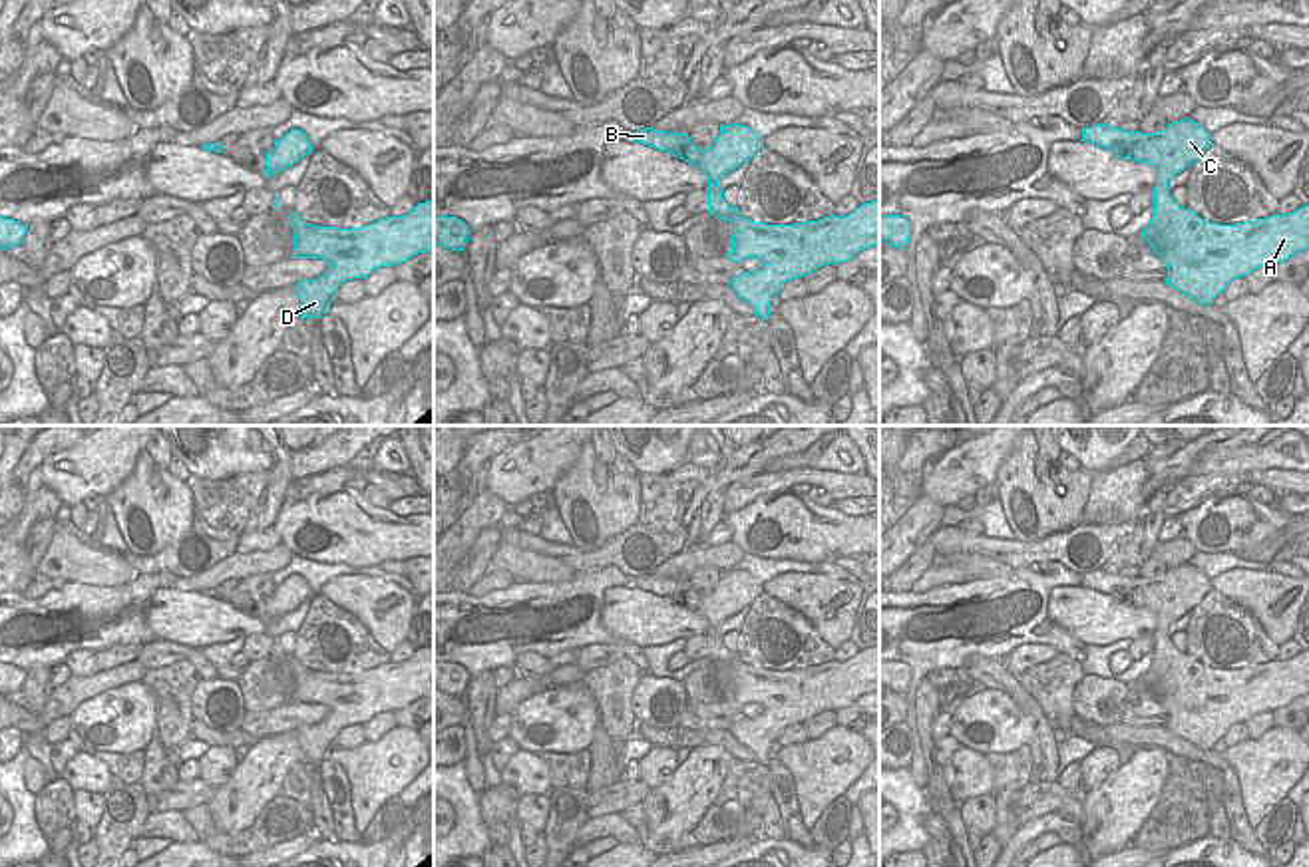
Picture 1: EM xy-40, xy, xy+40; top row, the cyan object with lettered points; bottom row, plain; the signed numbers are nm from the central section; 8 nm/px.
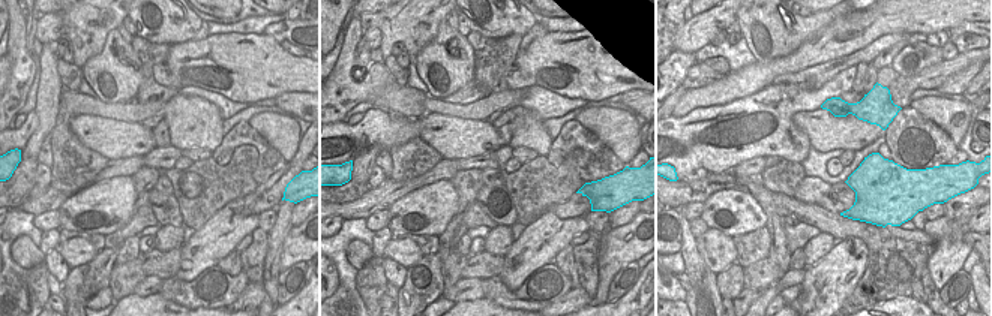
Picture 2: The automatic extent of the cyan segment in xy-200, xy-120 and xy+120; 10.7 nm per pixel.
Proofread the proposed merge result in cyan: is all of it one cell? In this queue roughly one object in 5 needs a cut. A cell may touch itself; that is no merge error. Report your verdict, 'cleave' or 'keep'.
keep

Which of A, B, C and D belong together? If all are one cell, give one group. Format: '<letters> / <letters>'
A B C D

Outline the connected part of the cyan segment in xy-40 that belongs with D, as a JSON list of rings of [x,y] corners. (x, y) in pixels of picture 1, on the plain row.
[[[434,644],[418,648],[404,662],[386,662],[360,674],[318,672],[288,660],[294,678],[292,704],[322,704],[330,714],[292,732],[302,750],[300,764],[320,764],[338,732],[366,724],[380,712],[394,712],[418,698],[434,696]]]

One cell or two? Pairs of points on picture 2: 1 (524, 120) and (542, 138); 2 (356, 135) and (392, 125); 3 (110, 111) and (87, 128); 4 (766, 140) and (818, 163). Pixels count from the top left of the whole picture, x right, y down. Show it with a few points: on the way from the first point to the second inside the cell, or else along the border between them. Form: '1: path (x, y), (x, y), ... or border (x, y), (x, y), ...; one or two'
1: path (529, 125), (538, 134); one
2: path (365, 135), (375, 129), (383, 129); one
3: border (72, 116), (102, 116), (137, 123); two
4: border (811, 147), (800, 162); two

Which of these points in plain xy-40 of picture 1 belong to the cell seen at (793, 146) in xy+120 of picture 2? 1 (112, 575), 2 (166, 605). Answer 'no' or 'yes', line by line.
1: no
2: no

